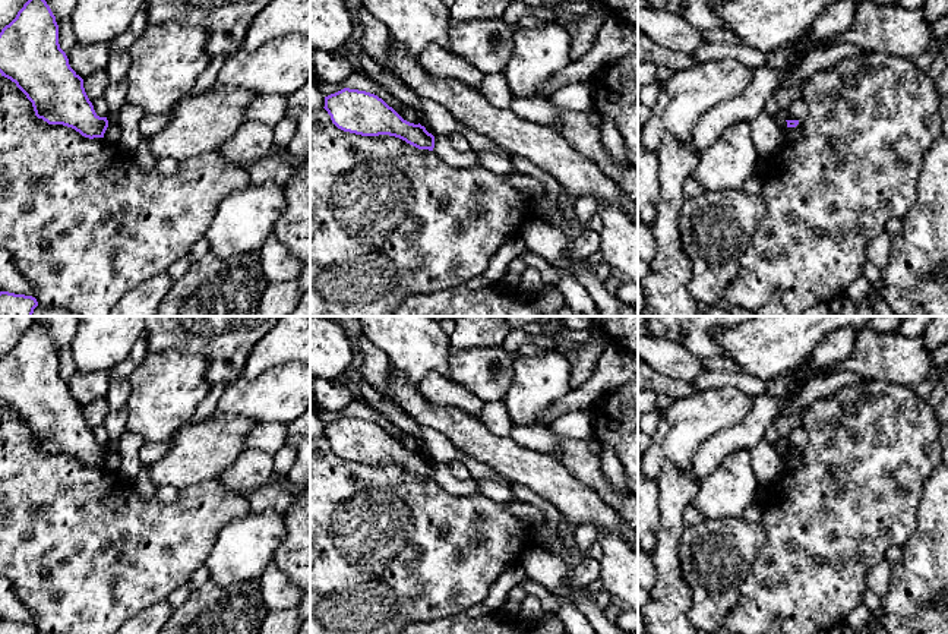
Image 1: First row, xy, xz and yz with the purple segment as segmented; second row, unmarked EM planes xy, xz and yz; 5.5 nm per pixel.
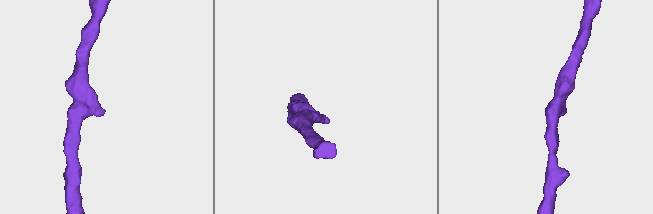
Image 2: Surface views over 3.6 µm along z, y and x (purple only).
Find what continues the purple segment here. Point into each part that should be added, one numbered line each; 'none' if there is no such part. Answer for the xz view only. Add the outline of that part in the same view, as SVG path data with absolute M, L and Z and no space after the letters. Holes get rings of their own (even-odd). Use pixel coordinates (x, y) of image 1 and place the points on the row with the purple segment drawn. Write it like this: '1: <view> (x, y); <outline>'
none

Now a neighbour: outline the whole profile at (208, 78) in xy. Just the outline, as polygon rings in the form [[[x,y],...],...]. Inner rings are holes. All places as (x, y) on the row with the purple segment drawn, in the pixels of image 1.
[[[215,56],[209,59],[209,64],[205,70],[198,76],[196,83],[192,89],[193,95],[202,94],[208,91],[217,82],[217,76],[222,69],[227,57],[225,56]]]

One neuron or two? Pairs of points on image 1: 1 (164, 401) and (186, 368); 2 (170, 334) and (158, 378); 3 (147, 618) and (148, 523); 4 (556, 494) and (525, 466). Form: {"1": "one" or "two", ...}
{"1": "one", "2": "two", "3": "two", "4": "one"}

